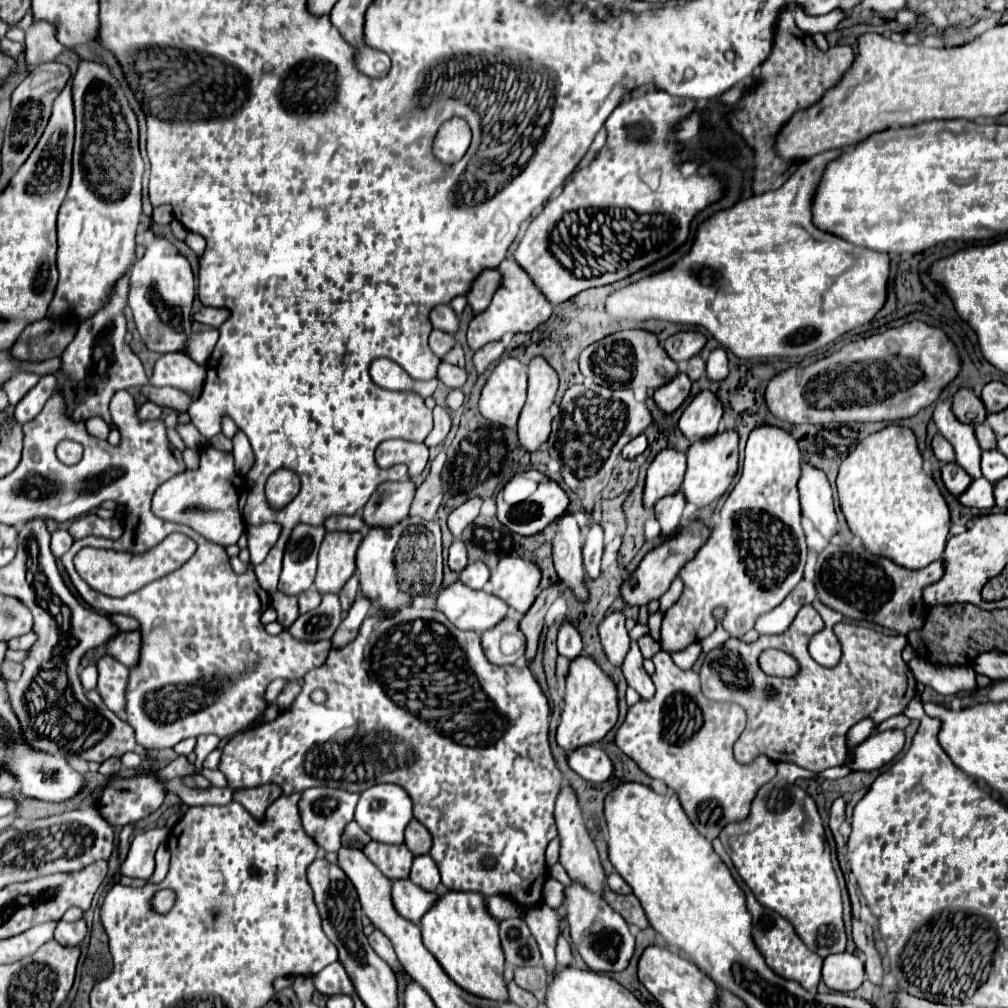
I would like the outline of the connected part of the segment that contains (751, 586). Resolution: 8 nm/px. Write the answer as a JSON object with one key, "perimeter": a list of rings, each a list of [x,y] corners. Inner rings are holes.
{"perimeter":[[[759,426],[749,434],[745,446],[743,472],[731,494],[727,496],[719,522],[711,534],[711,538],[699,548],[693,560],[689,560],[681,570],[679,578],[683,580],[681,598],[667,610],[661,626],[661,648],[675,652],[685,646],[703,640],[711,632],[715,632],[715,620],[711,618],[711,610],[715,606],[725,606],[727,616],[723,620],[723,628],[729,634],[745,634],[755,626],[755,620],[775,606],[779,606],[785,596],[801,582],[803,566],[807,558],[805,532],[801,526],[801,508],[799,508],[799,490],[797,482],[801,478],[801,452],[791,434],[773,428]]]}

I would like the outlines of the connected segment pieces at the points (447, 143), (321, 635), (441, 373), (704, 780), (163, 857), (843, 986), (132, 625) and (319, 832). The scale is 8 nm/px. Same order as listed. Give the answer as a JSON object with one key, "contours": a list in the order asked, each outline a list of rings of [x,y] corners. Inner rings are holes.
{"contours":[[[[451,118],[439,128],[433,152],[443,164],[455,164],[467,152],[471,140],[469,124],[463,118]]],[[[323,596],[319,608],[305,612],[299,616],[289,632],[295,640],[301,642],[321,642],[321,640],[331,640],[339,626],[339,596]]],[[[442,361],[438,366],[437,378],[439,378],[447,388],[461,388],[461,386],[467,382],[467,370]]],[[[663,650],[653,656],[653,664],[655,664],[655,674],[651,678],[657,692],[651,700],[639,700],[635,706],[629,708],[623,726],[617,730],[615,744],[619,746],[621,752],[633,758],[645,774],[663,780],[671,790],[675,790],[685,814],[689,816],[697,832],[707,840],[715,840],[729,822],[741,822],[749,816],[751,804],[759,788],[763,788],[767,782],[771,782],[777,776],[777,766],[773,760],[767,760],[765,756],[759,756],[759,760],[751,764],[739,764],[735,760],[733,744],[739,740],[741,732],[745,730],[743,708],[739,708],[737,704],[719,704],[707,700],[701,692],[699,676],[693,670],[677,668],[671,656]]],[[[161,844],[159,850],[157,850],[157,854],[155,854],[155,872],[151,874],[151,878],[147,882],[159,884],[165,878],[167,870],[169,870],[169,852],[167,852],[165,844]]],[[[841,952],[827,956],[823,962],[823,982],[837,992],[857,990],[865,980],[865,964],[861,956]]],[[[113,614],[113,616],[107,616],[117,628],[121,630],[137,630],[139,628],[139,622],[135,622],[133,618],[129,616],[119,616],[119,614]]],[[[307,788],[301,792],[299,800],[299,812],[301,820],[305,826],[305,832],[315,838],[315,842],[325,850],[325,852],[337,852],[341,846],[341,836],[343,830],[349,822],[353,822],[355,814],[355,804],[359,800],[357,792],[347,792],[339,788]]]]}

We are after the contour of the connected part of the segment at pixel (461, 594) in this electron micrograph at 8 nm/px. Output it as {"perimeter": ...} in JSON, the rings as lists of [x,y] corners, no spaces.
{"perimeter":[[[460,580],[440,591],[437,608],[459,628],[483,634],[507,616],[507,604],[485,590],[473,590]]]}

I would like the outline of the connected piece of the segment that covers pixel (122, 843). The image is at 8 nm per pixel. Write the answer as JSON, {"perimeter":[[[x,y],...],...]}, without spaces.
{"perimeter":[[[129,824],[129,826],[125,826],[123,830],[121,830],[121,834],[119,834],[119,846],[117,846],[117,850],[119,850],[119,864],[125,860],[125,856],[127,856],[127,848],[129,848],[129,834],[131,834],[131,828],[133,828],[133,824]]]}

